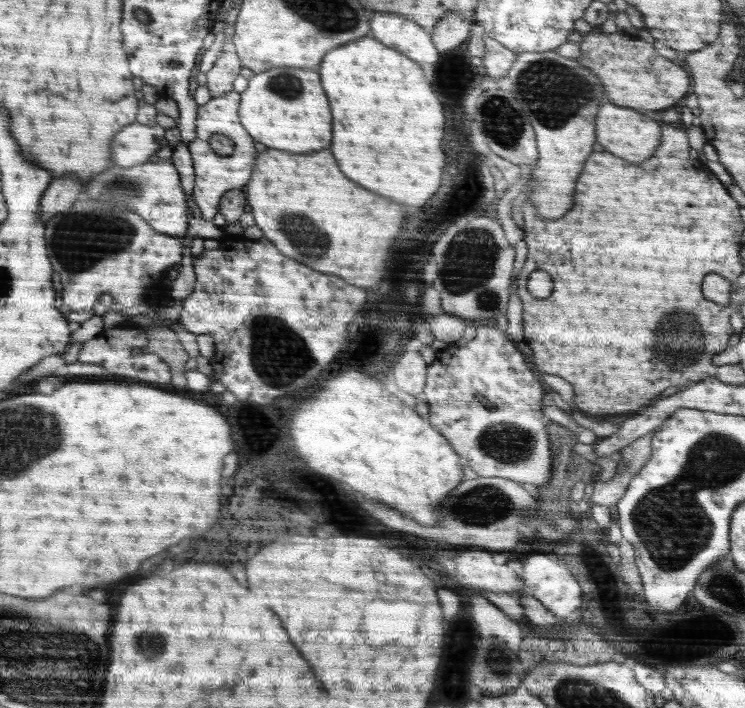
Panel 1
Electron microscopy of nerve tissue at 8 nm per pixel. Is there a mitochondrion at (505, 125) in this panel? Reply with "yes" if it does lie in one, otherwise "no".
yes

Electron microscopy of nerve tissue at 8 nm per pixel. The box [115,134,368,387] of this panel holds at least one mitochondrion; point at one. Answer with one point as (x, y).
(302, 233)

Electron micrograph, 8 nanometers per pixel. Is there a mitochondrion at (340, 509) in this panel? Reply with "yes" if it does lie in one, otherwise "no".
no

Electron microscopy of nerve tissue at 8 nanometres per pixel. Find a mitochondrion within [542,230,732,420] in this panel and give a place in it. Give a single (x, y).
(678, 340)

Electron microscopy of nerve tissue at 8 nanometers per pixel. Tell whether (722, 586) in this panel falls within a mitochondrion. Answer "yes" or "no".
yes

